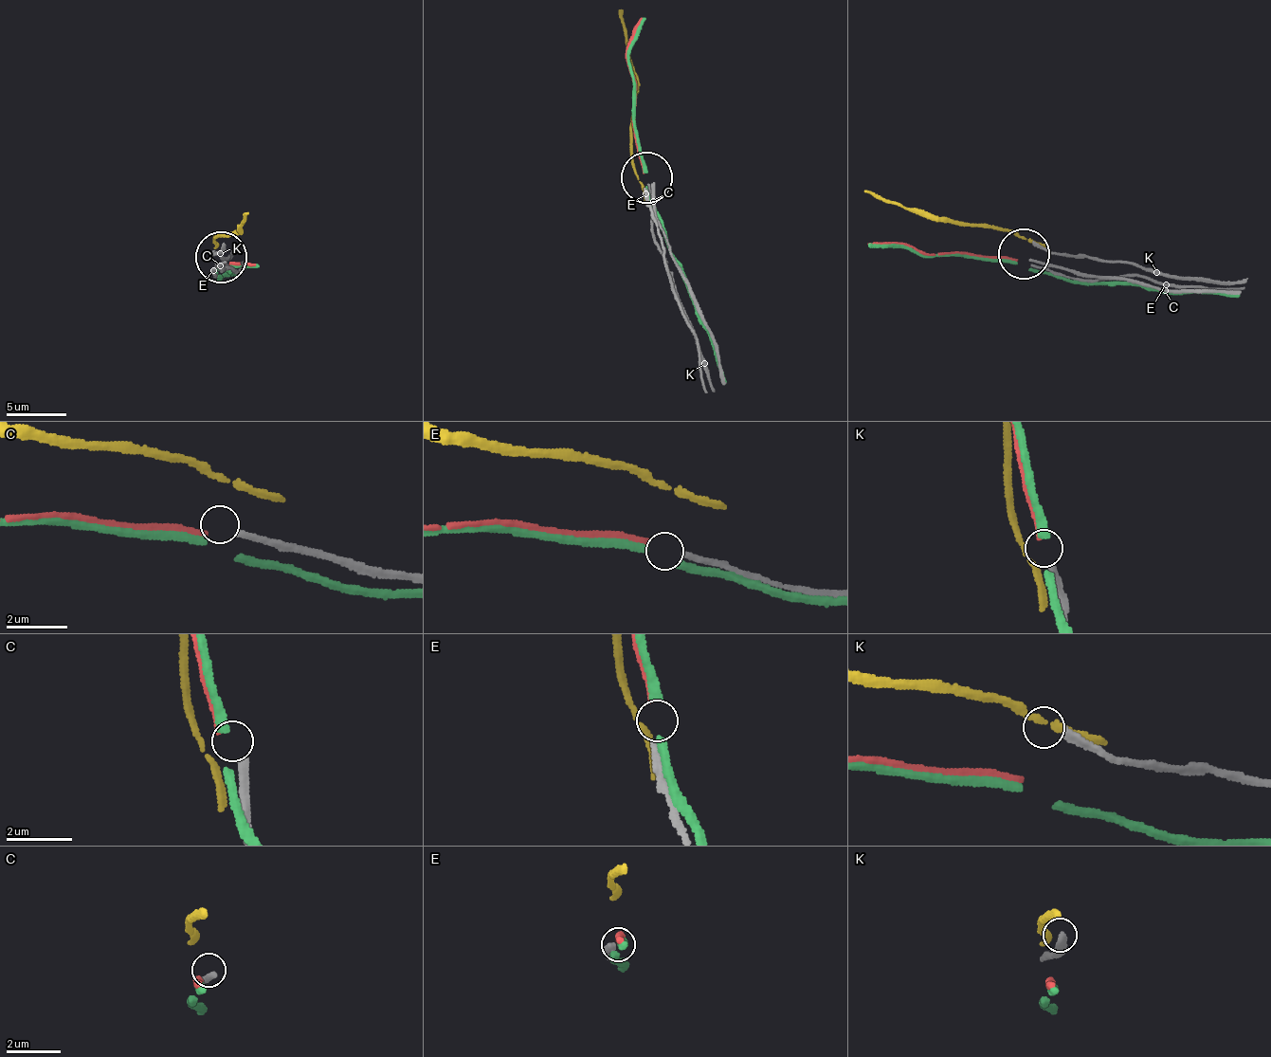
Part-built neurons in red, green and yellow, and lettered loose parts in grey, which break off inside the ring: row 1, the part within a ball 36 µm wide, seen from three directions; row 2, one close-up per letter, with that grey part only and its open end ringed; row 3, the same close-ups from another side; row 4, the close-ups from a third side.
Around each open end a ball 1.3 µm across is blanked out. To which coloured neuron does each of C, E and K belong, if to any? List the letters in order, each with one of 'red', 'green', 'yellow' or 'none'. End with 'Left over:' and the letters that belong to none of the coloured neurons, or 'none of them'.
C: none
E: red
K: none
Left over: C, K

